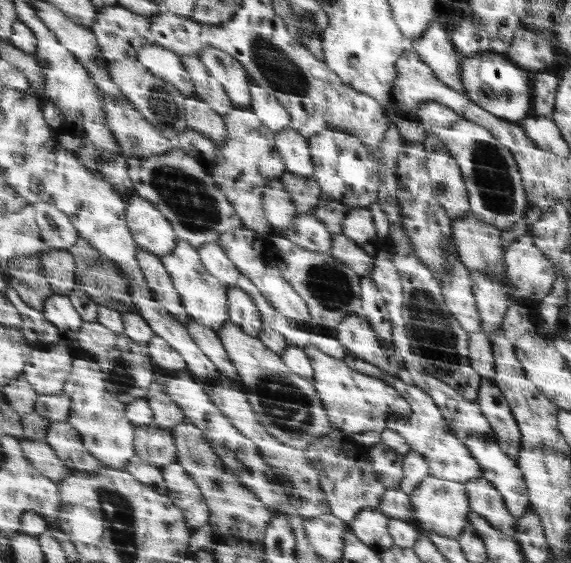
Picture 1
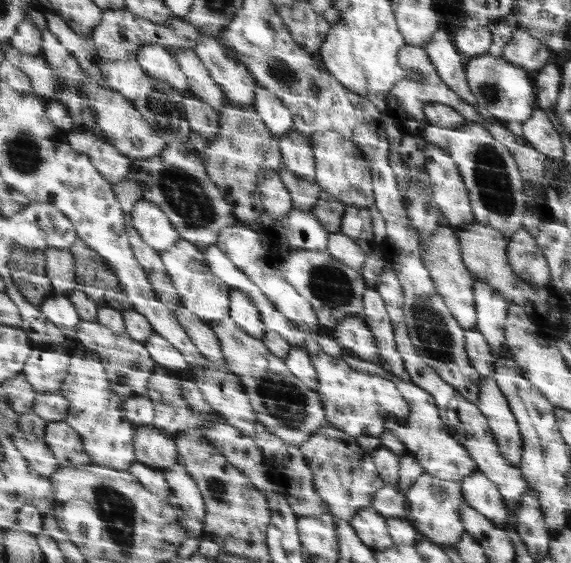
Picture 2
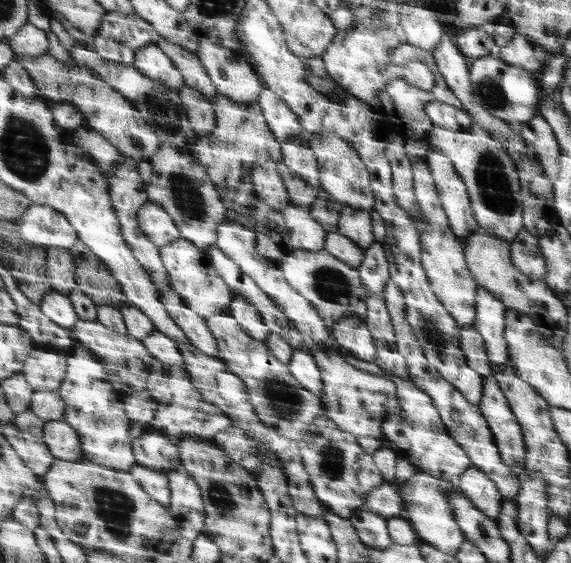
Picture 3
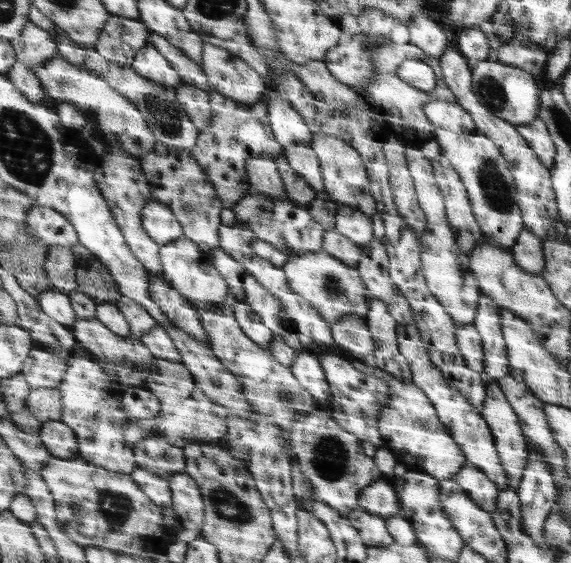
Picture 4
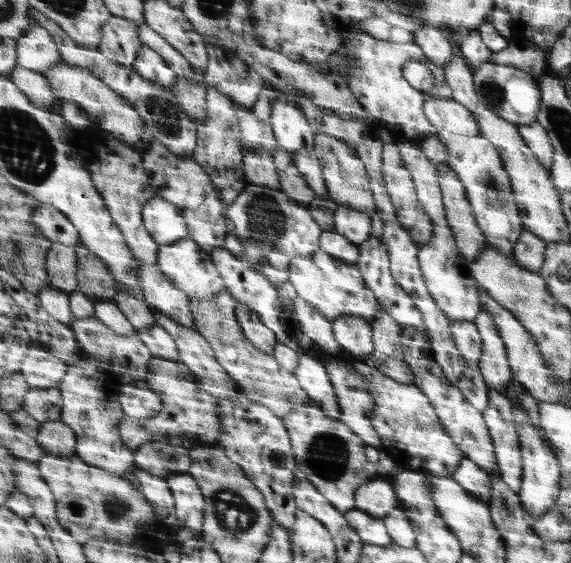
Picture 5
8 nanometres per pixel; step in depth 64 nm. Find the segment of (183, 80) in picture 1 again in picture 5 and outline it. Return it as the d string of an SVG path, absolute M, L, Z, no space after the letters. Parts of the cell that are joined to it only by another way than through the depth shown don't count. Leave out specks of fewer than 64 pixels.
M147 45L140 50L135 67L143 77L147 77L147 80L166 88L172 88L179 78L179 74L172 65L155 49Z

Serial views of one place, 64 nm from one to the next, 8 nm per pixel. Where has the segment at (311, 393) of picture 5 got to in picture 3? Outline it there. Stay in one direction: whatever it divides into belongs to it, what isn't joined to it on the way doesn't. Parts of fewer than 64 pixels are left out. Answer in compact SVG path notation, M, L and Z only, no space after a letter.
M304 348L294 349L288 365L290 365L292 376L295 377L304 388L315 393L318 397L322 396L324 383L322 383L320 368L318 368L316 361L314 361L314 355L308 353Z

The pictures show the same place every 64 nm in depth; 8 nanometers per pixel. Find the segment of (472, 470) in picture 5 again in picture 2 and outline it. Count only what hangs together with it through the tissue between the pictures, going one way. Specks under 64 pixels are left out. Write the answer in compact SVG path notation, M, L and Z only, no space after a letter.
M476 470L460 482L463 486L465 502L483 514L498 528L505 530L507 524L507 508L503 496L495 481L488 479L484 473Z

